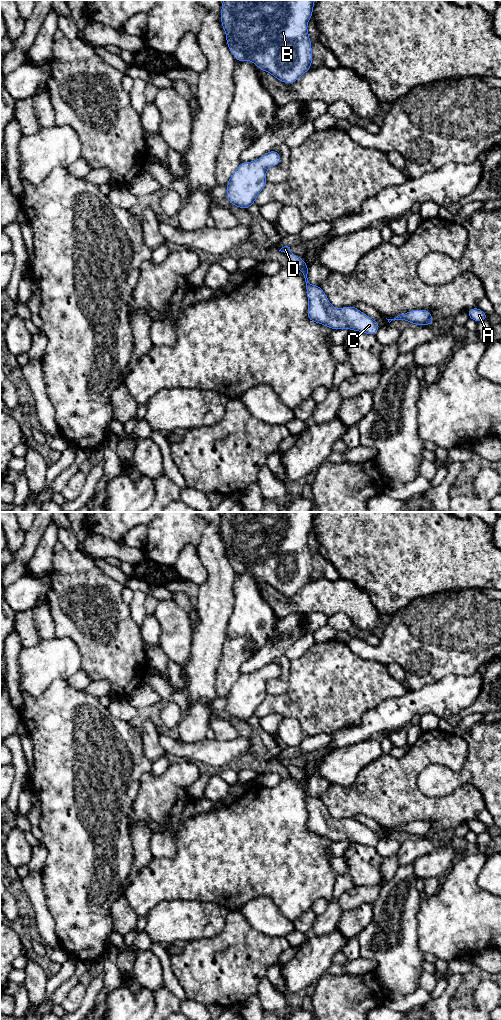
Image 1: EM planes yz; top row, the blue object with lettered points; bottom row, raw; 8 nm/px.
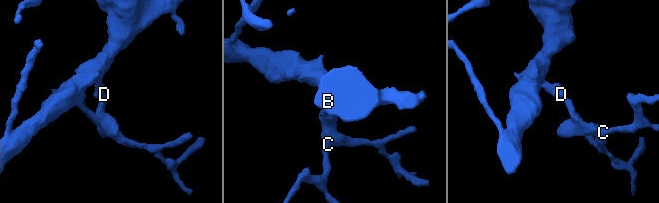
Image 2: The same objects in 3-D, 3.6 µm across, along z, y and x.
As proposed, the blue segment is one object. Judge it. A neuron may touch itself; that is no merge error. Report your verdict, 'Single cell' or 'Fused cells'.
Single cell

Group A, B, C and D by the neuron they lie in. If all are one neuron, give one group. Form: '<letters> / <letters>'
A B C D

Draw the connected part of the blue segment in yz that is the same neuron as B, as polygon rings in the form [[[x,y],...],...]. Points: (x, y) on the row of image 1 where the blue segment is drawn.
[[[223,0],[221,25],[237,62],[249,60],[281,82],[291,84],[311,69],[311,39],[307,25],[315,0]]]

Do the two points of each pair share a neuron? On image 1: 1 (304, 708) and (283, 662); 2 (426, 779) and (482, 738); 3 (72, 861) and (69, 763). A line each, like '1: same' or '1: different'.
1: different
2: same
3: same

